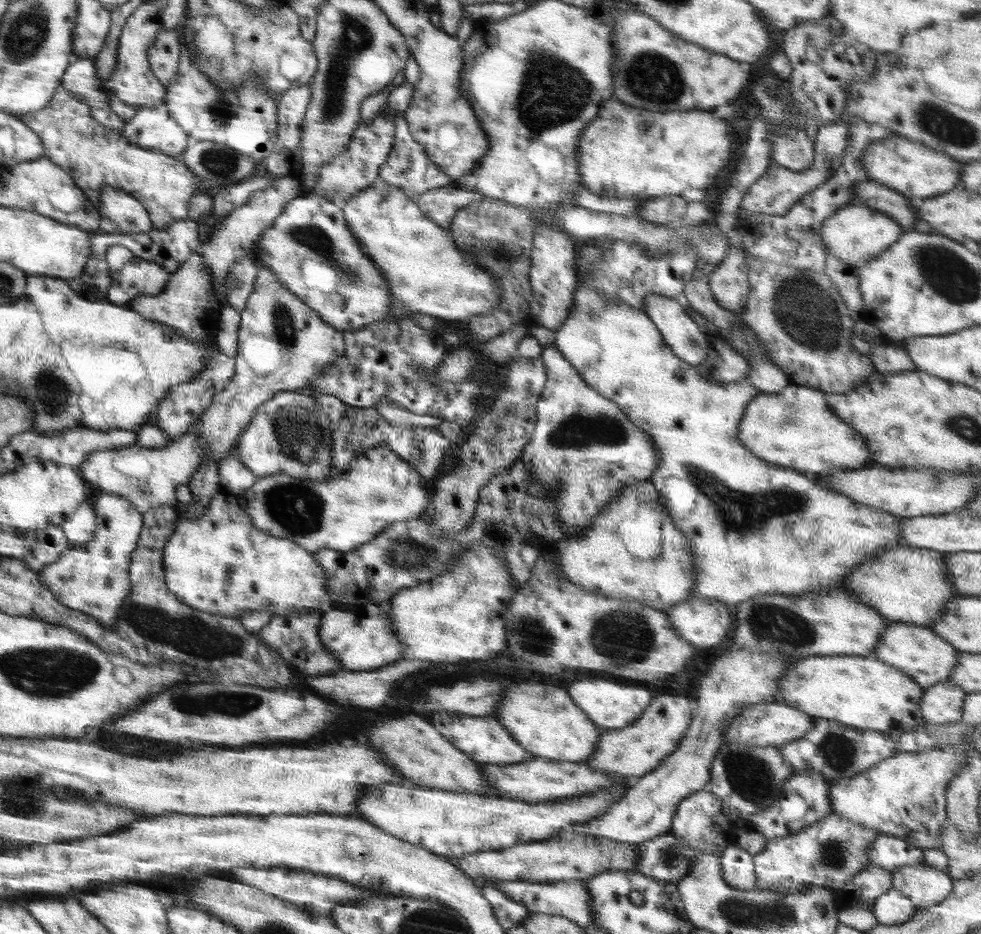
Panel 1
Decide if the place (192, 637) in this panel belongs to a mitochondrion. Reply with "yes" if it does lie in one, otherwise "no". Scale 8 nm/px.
yes

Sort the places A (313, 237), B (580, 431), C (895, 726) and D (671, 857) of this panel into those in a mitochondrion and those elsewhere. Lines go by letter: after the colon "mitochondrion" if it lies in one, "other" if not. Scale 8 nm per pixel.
A: mitochondrion
B: mitochondrion
C: other
D: mitochondrion

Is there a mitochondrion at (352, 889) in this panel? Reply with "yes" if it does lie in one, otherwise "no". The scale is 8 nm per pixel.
no

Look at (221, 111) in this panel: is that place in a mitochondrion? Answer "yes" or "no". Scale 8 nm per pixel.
yes

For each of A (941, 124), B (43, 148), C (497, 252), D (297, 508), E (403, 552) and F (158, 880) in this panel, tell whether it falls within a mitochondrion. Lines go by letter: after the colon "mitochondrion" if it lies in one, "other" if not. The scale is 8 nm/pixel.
A: mitochondrion
B: other
C: mitochondrion
D: mitochondrion
E: mitochondrion
F: other

